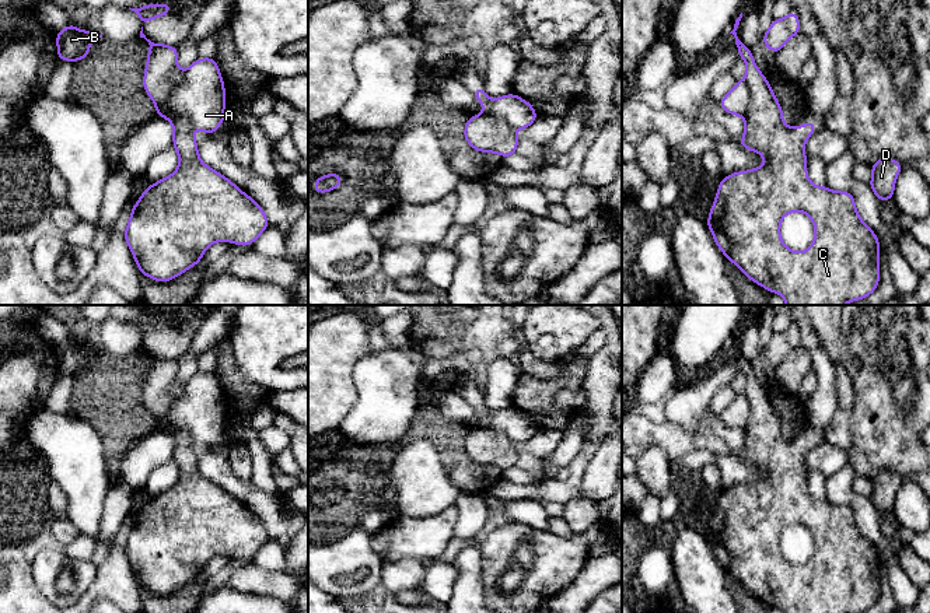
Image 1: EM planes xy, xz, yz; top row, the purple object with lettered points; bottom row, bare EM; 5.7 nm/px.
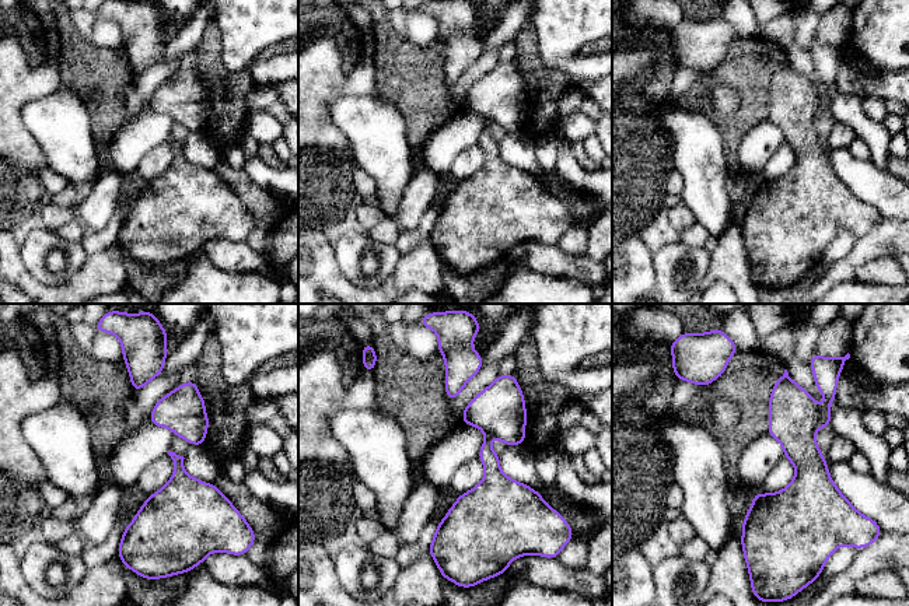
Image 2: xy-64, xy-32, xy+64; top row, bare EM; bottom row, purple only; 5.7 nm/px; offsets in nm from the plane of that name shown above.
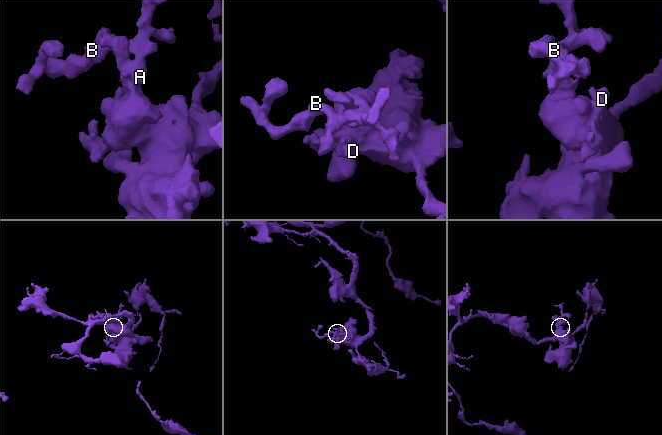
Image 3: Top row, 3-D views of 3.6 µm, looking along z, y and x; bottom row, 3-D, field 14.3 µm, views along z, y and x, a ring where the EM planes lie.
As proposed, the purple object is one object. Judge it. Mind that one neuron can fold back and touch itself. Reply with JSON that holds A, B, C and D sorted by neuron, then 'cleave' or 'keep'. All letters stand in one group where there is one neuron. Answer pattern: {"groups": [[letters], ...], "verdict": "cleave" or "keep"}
{"groups": [["A", "B"], ["C", "D"]], "verdict": "cleave"}

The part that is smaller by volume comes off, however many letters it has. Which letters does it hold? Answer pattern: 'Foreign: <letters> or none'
Foreign: A, B

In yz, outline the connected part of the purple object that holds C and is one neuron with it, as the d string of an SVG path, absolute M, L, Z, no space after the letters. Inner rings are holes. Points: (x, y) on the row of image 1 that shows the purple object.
M742 13L735 20L734 29L730 34L735 38L738 59L744 59L747 63L745 83L751 92L751 104L744 118L744 137L738 144L745 150L759 153L766 164L721 178L710 216L706 220L707 227L727 260L737 265L751 281L765 287L768 293L780 294L786 305L845 305L850 301L863 300L871 295L880 284L878 256L881 248L877 234L863 223L850 192L835 192L828 186L815 186L808 179L804 147L805 140L817 132L817 126L812 120L807 120L804 126L797 127L784 125L780 102L776 99L770 84L765 74L759 71L752 50L737 36L735 31L741 18ZM791 211L803 211L814 223L815 239L804 252L790 251L780 238L780 223Z

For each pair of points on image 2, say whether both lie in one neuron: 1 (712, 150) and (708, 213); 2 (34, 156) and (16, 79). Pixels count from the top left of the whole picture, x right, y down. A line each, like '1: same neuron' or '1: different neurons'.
1: same neuron
2: same neuron

